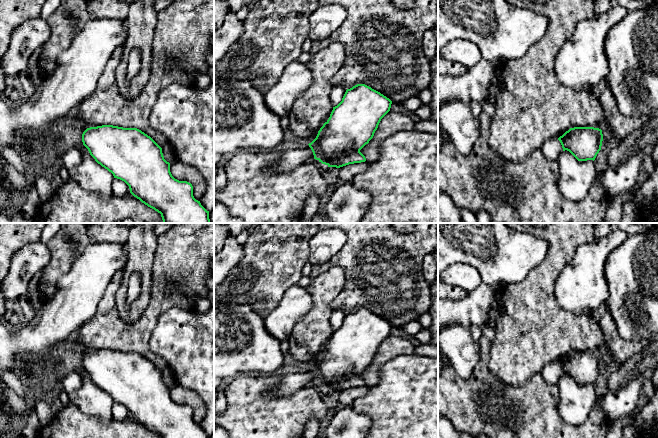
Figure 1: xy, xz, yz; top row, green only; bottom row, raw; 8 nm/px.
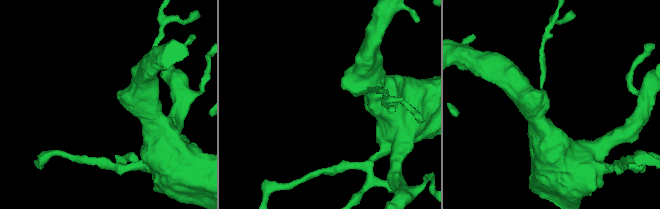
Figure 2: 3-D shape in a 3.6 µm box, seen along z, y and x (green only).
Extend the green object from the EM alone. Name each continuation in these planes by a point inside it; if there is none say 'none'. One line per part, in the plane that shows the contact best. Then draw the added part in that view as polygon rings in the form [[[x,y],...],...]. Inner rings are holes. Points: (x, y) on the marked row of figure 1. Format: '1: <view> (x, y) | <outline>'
1: xz (290, 159) | [[[307,145],[303,149],[285,150],[282,153],[280,159],[277,160],[272,166],[270,166],[269,169],[275,172],[290,171],[297,166],[300,166],[313,160],[313,152],[309,145]]]

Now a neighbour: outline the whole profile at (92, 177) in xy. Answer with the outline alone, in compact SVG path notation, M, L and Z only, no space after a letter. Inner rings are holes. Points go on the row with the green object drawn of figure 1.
M87 148L82 154L79 165L68 169L69 178L75 180L82 189L103 199L111 199L114 194L112 182L114 176L98 164Z

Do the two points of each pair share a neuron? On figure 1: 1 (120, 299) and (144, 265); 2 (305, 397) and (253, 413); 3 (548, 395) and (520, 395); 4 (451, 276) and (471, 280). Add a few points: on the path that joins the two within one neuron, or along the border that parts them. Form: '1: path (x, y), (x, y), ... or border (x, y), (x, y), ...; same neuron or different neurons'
1: path (123, 288), (126, 275), (133, 267); same neuron
2: path (292, 410), (289, 413), (266, 413); same neuron
3: path (541, 395), (527, 395); same neuron
4: path (456, 276), (466, 277); same neuron

